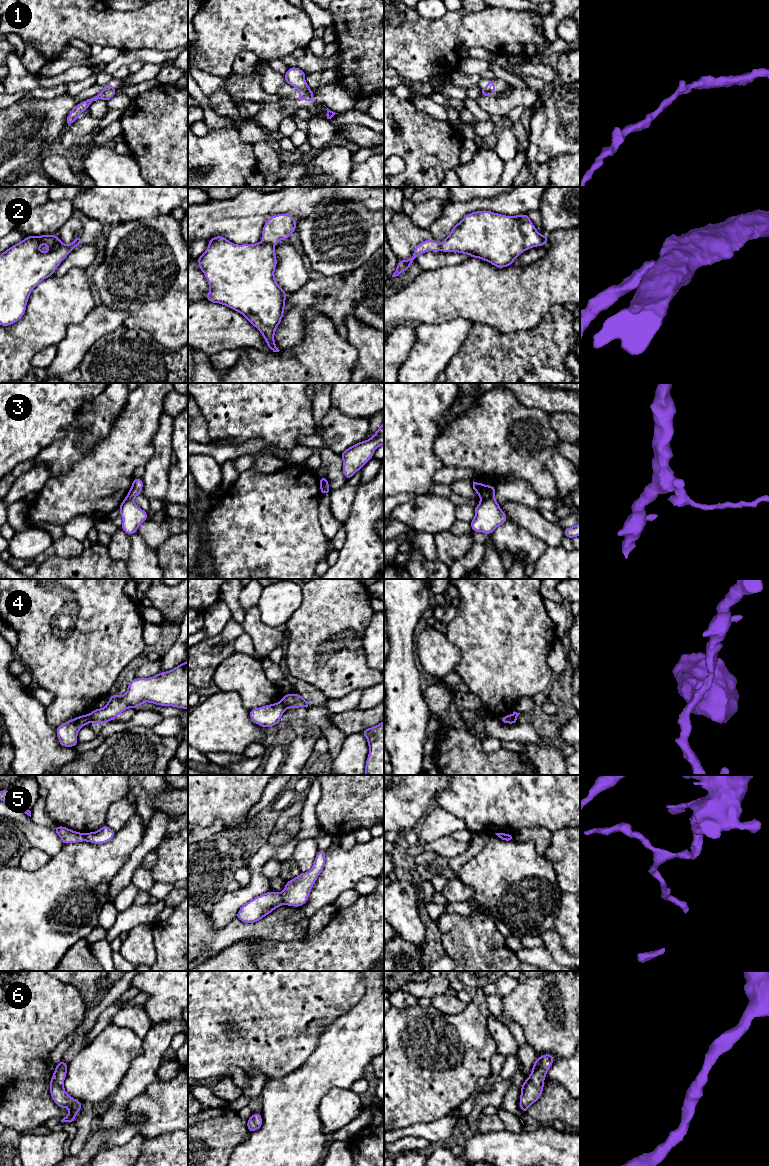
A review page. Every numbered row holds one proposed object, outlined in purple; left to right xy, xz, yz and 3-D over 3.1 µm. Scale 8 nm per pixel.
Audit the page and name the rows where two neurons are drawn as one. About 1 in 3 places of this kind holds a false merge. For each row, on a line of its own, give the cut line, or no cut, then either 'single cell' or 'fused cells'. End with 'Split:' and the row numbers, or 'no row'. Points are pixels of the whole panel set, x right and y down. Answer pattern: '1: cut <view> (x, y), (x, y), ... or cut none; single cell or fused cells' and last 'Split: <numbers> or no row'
1: cut xz (299, 89), (308, 93), (311, 92); fused cells
2: cut xz (265, 242), (273, 244); fused cells
3: cut yz (493, 495), (481, 498); fused cells
4: cut xy (87, 715), (89, 722); fused cells
5: cut xz (280, 893), (283, 904); fused cells
6: cut none; single cell
Split: 1, 2, 3, 4, 5

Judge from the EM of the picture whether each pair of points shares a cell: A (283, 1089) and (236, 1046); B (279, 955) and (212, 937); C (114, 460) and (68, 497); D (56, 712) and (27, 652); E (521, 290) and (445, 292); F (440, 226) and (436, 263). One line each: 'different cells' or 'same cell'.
A: different cells
B: different cells
C: same cell
D: same cell
E: same cell
F: different cells

